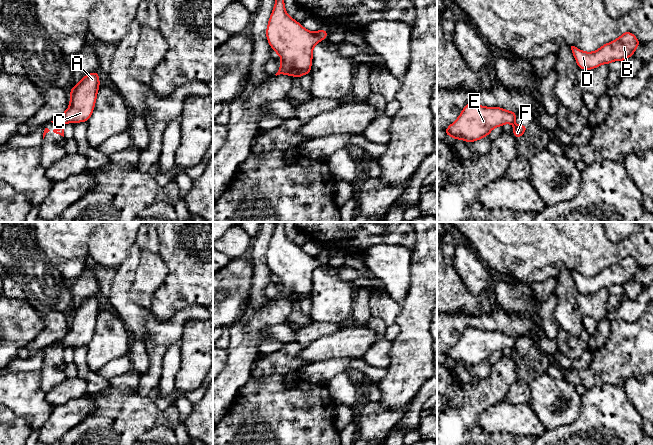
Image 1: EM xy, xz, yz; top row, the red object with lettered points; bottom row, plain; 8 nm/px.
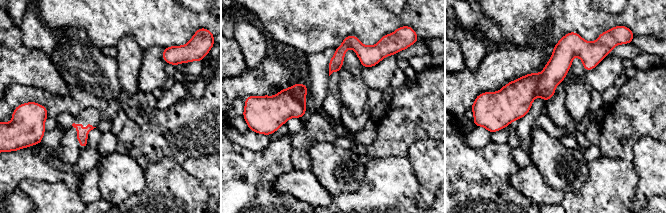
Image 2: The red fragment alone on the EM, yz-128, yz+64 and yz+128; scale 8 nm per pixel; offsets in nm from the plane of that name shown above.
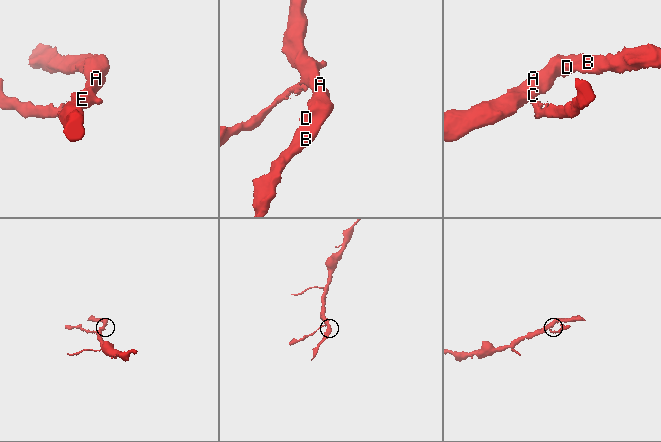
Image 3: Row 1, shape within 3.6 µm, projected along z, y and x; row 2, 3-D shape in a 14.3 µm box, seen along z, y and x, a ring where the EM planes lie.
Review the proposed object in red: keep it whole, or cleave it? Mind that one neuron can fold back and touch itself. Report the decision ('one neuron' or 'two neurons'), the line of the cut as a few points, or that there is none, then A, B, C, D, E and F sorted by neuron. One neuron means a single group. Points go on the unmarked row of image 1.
two neurons | yz (514, 345), (512, 347) | A B C D E / F

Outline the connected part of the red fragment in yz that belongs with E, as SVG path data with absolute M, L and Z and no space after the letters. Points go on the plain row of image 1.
M475 327L465 328L459 341L444 353L444 357L451 360L454 365L462 363L464 366L475 366L489 360L495 351L504 348L513 348L516 337L501 331L485 331Z

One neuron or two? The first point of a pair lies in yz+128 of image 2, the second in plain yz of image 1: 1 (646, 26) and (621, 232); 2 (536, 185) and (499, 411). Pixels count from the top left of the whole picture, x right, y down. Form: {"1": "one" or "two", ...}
{"1": "two", "2": "one"}

